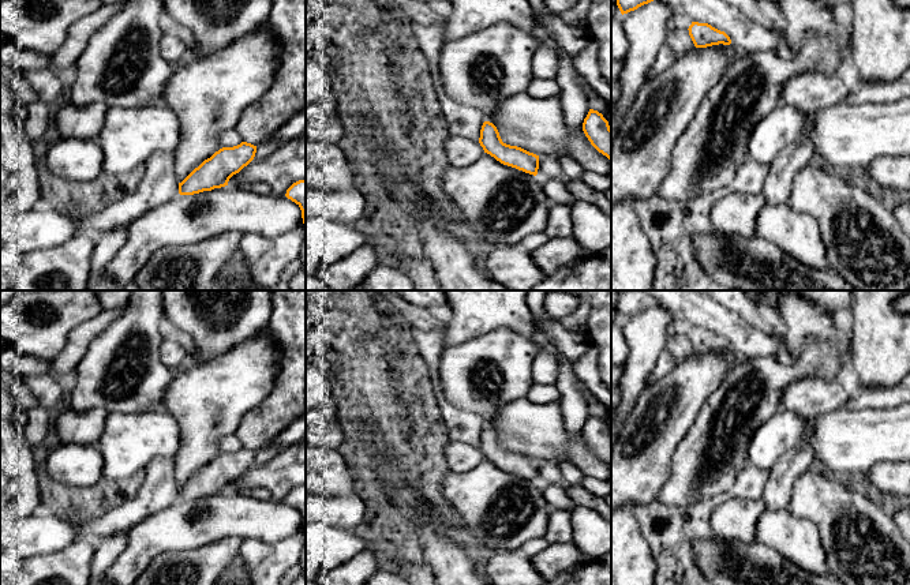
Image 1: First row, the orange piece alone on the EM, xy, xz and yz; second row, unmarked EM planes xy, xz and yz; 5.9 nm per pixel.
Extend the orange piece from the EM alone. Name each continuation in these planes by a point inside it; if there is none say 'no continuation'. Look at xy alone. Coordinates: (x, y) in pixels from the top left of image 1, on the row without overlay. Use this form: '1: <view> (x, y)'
no continuation

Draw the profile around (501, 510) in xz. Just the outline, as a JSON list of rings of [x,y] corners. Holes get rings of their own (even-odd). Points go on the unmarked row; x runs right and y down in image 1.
[[[484,458],[464,473],[450,472],[439,484],[443,506],[471,533],[473,544],[497,551],[517,551],[525,541],[546,533],[550,505],[543,498],[542,485],[533,480],[508,472]]]

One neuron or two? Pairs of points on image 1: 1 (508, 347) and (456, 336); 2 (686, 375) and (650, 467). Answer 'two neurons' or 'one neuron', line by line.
1: two neurons
2: one neuron

